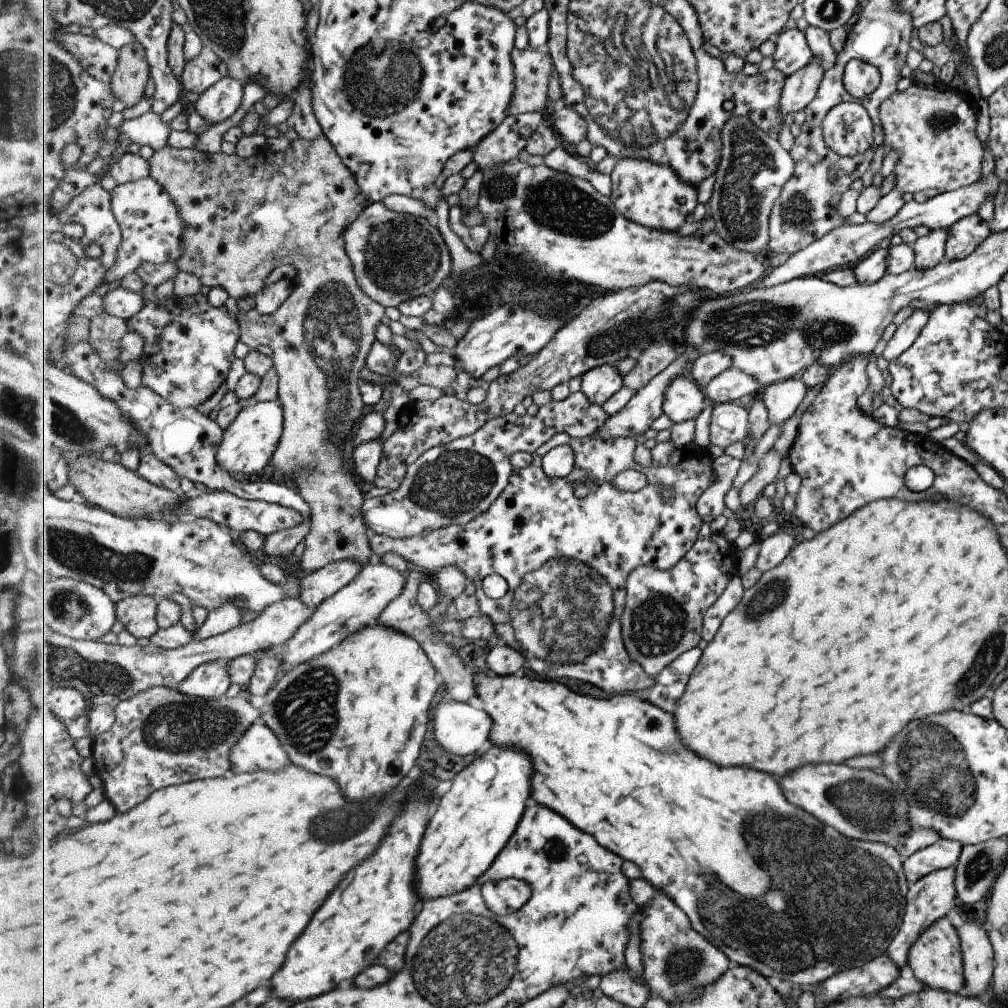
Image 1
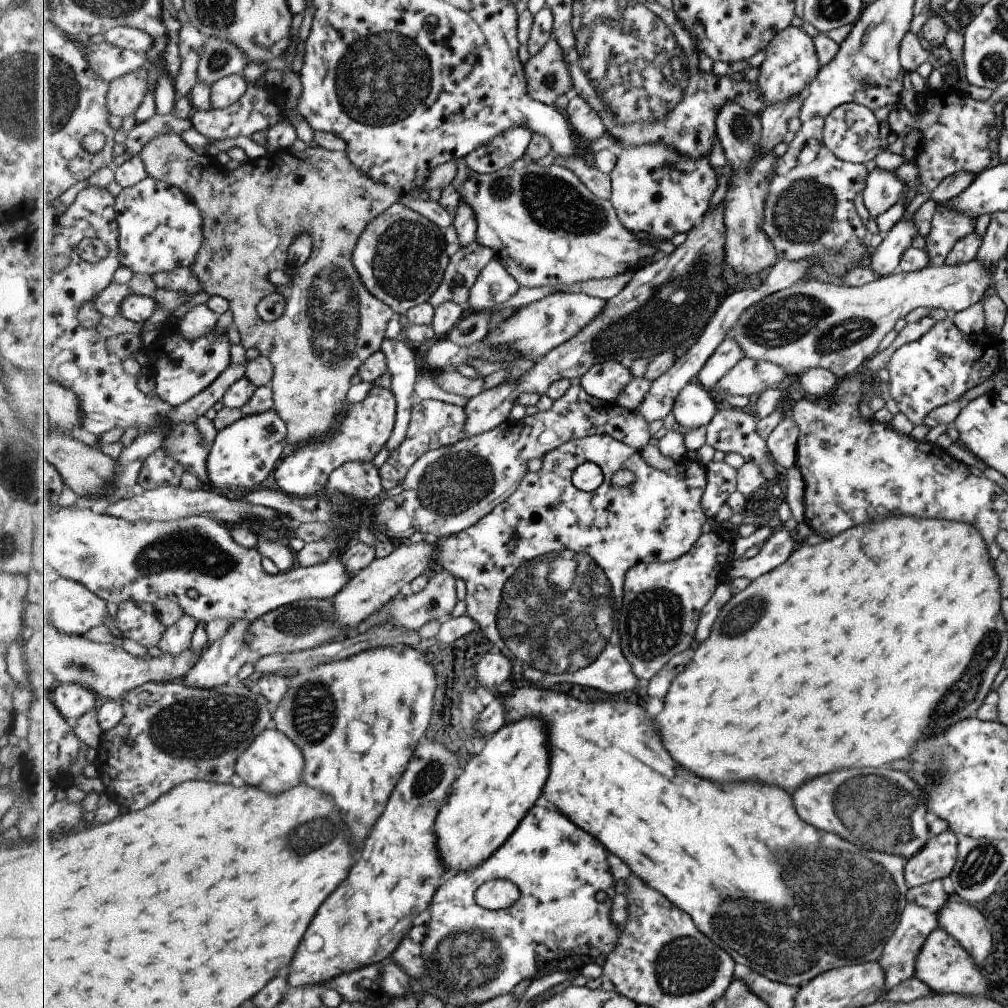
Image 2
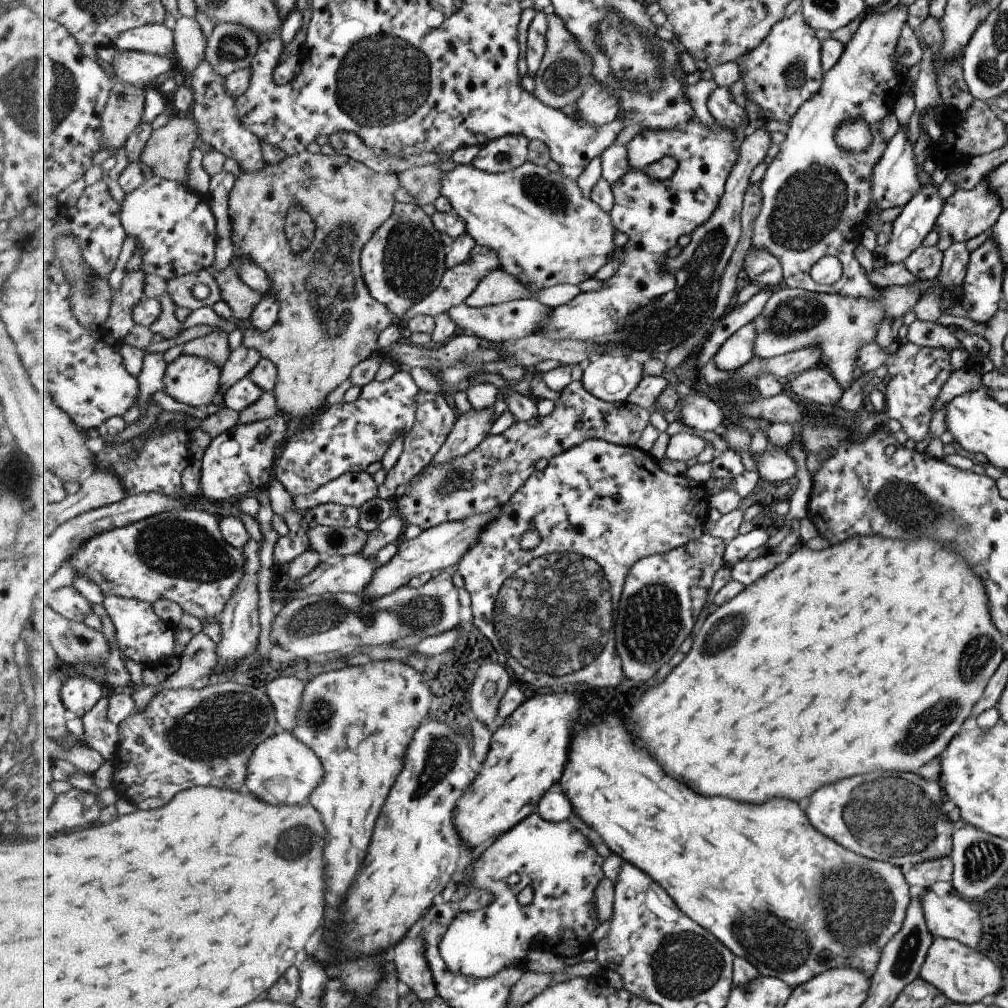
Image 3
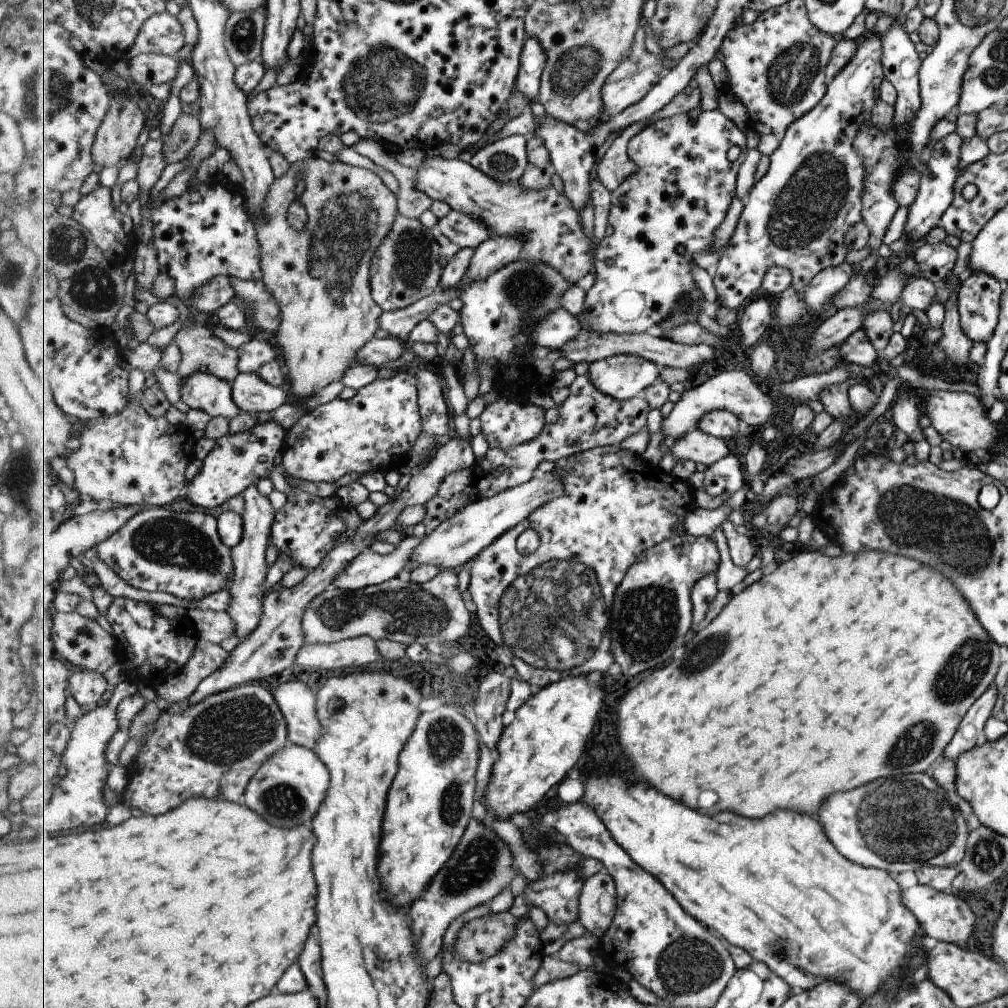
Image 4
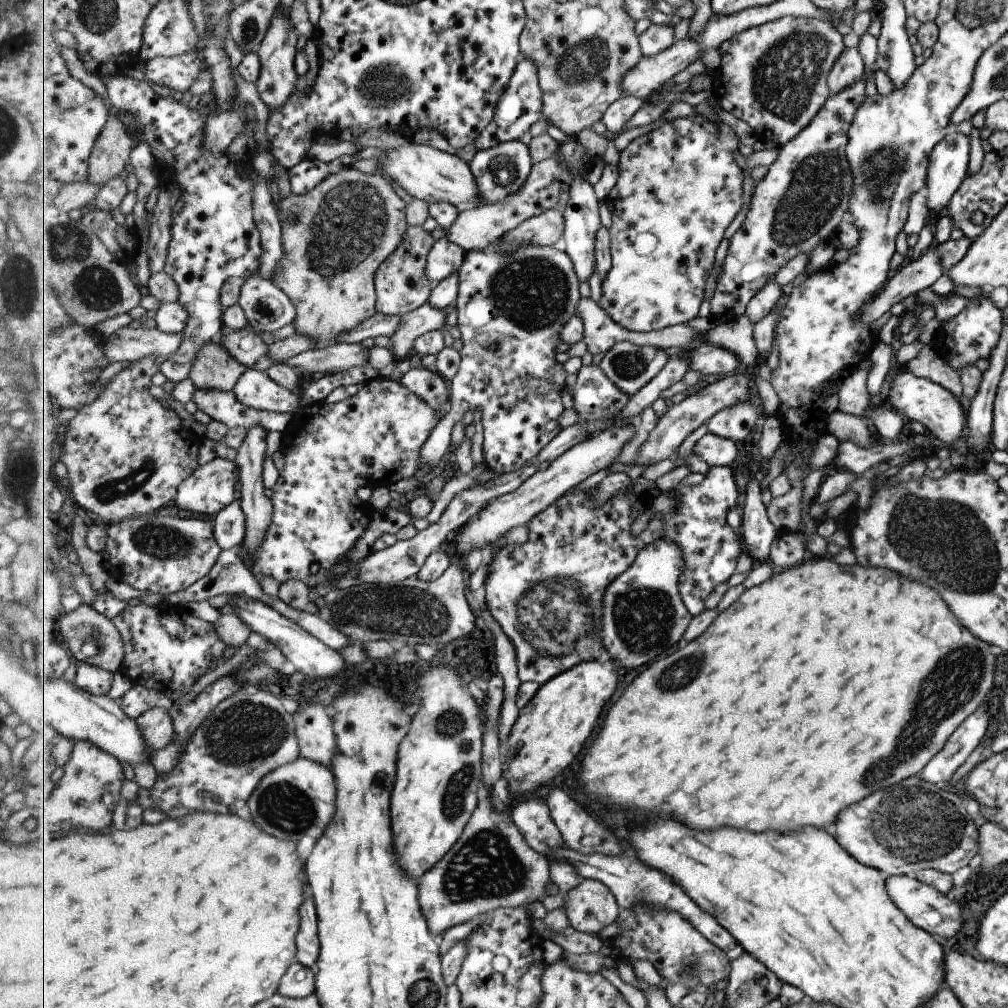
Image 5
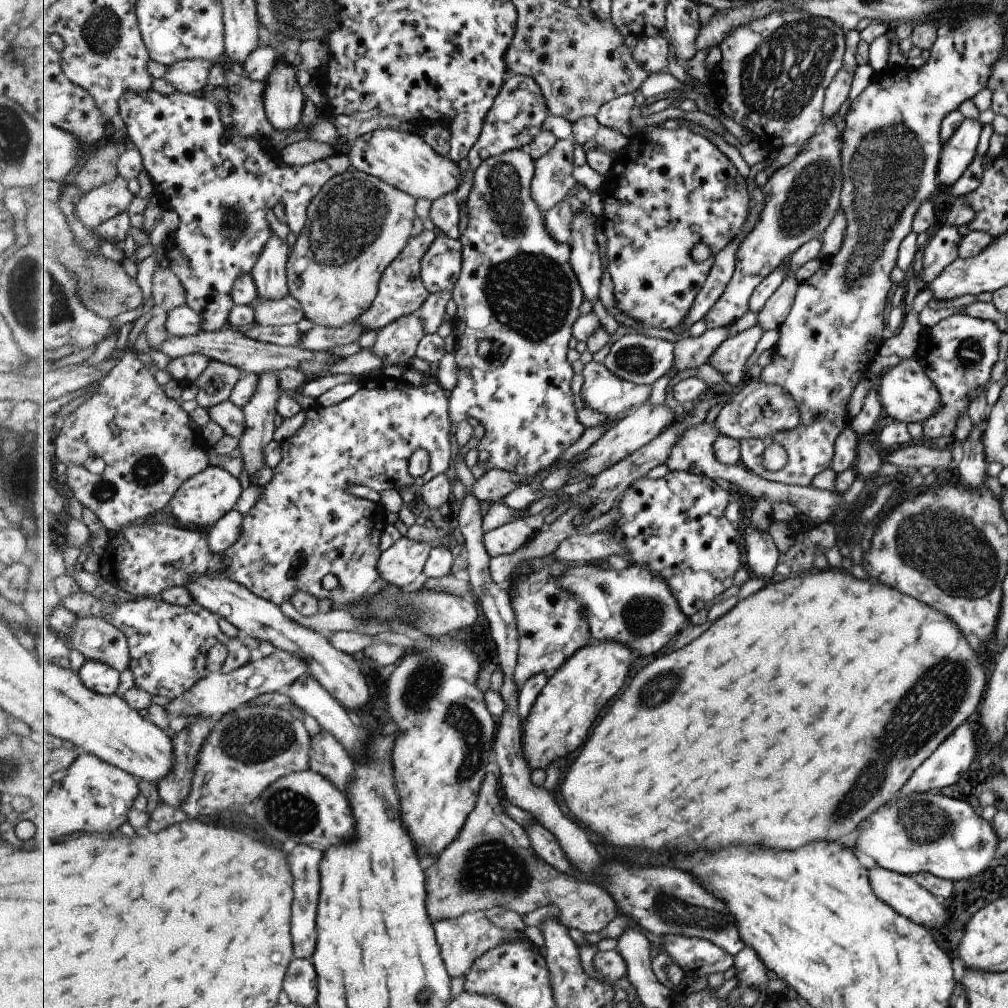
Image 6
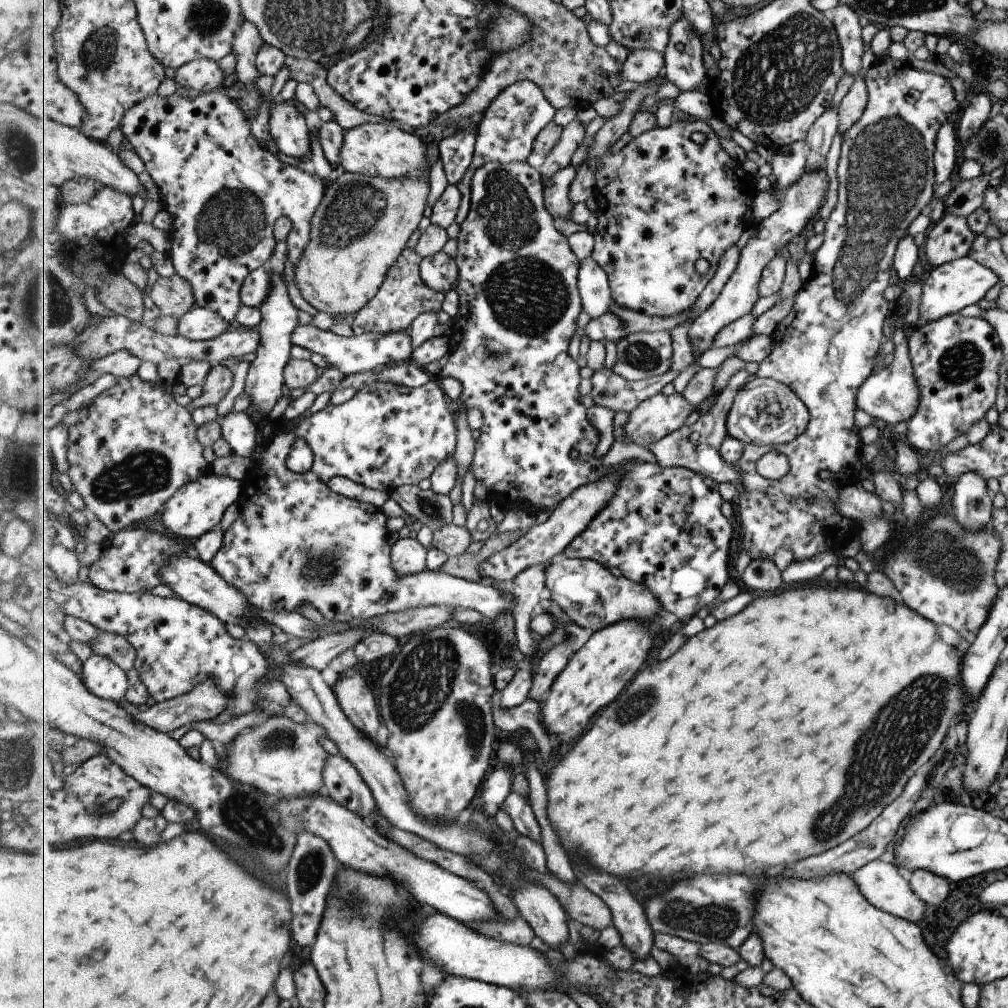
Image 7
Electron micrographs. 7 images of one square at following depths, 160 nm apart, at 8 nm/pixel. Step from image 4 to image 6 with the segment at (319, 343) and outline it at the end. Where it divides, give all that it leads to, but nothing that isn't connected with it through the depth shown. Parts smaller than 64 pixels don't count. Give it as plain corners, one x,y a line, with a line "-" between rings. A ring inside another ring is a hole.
356,168
335,176
323,186
308,206
306,225
297,236
287,265
290,294
300,300
304,318
314,326
339,328
355,323
372,307
385,269
395,262
413,236
415,201
409,193

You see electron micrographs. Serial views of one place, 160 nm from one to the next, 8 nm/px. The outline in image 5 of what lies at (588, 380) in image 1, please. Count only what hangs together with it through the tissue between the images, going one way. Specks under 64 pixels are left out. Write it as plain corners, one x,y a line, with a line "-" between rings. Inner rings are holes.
623,341
605,354
599,368
619,390
632,396
651,383
670,358
664,349

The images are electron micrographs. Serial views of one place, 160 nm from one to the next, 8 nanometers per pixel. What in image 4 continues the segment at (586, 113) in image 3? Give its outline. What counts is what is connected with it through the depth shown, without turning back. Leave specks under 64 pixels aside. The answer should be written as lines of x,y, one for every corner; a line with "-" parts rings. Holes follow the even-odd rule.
644,24
637,28
633,46
631,46
631,56
625,59
609,75
605,80
603,88
601,88
601,100
603,100
603,112
601,112
601,120
608,119
623,112
632,104
638,103
645,95
654,87
668,71
665,64
661,64
661,60
666,58
662,53
655,55
647,51
645,48

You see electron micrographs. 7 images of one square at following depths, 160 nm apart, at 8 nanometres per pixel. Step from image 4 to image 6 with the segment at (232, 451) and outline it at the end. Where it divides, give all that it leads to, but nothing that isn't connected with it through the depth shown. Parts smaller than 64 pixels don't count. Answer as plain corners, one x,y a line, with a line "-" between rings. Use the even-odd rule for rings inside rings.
211,465
203,472
186,480
184,486
172,498
170,506
175,519
185,524
186,527
199,526
199,528
211,530
222,516
235,509
241,492
243,492
243,488
241,488
241,482
238,478
229,474
225,468

